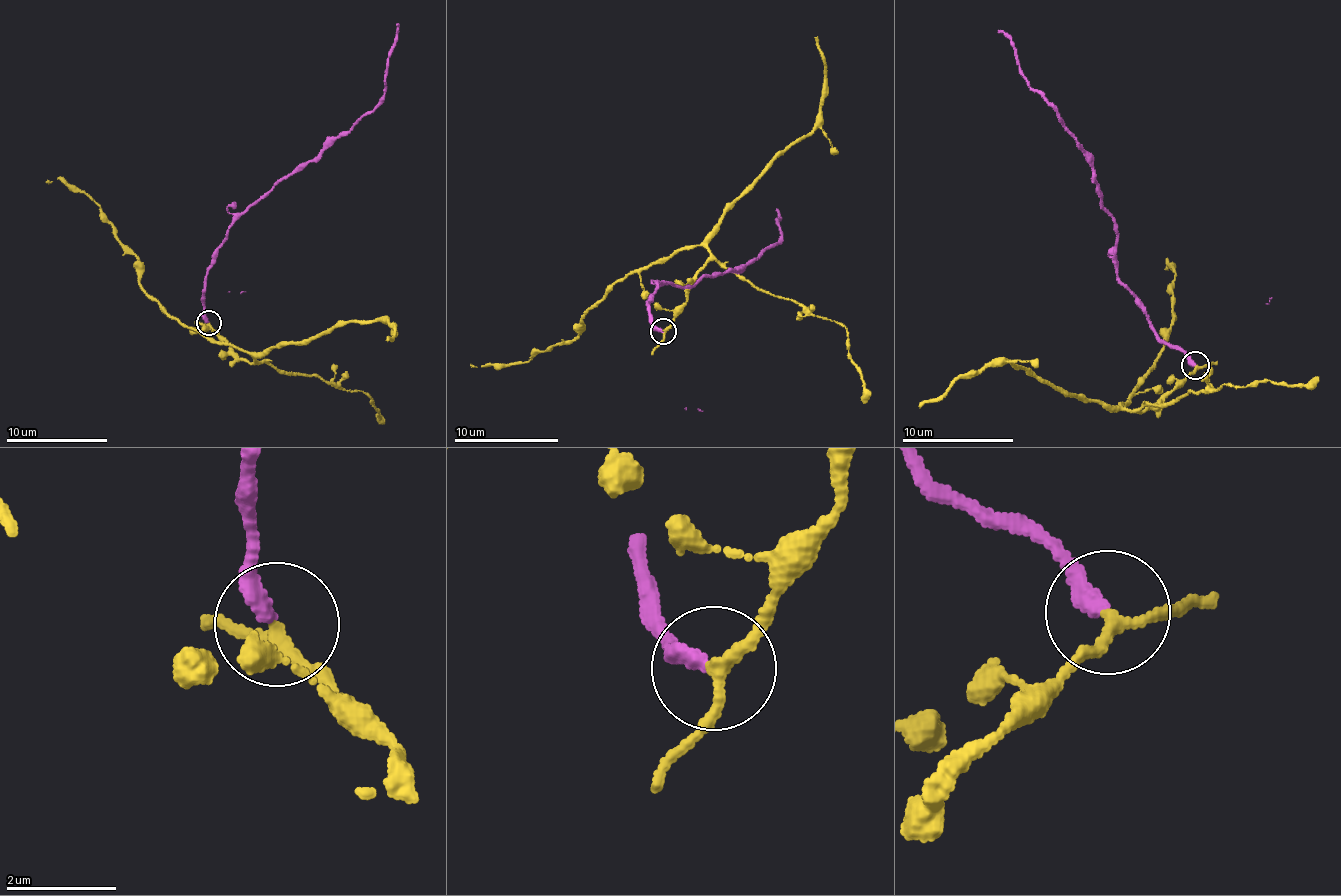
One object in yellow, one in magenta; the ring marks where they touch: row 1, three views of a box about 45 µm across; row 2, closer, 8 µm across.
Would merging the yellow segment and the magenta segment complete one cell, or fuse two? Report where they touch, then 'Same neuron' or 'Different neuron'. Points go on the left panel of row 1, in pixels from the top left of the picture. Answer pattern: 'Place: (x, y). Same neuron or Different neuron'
Place: (208, 323). Same neuron

